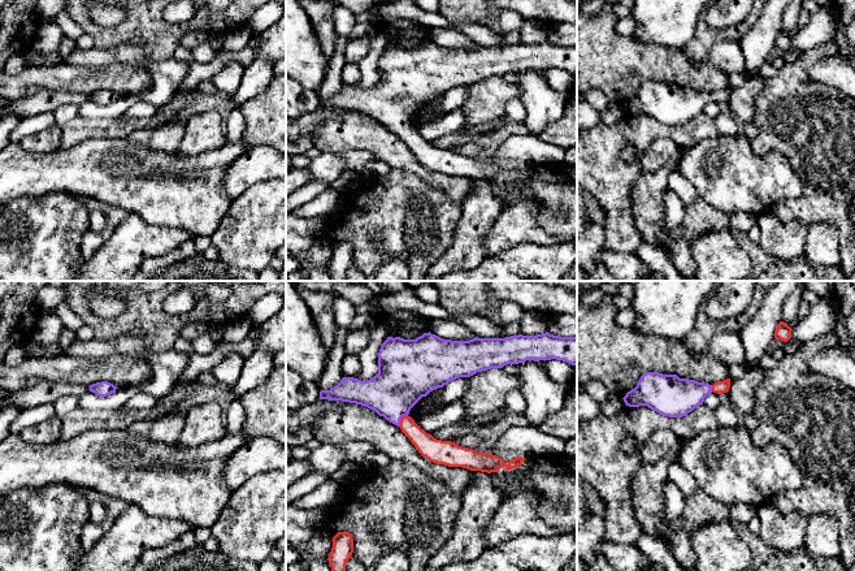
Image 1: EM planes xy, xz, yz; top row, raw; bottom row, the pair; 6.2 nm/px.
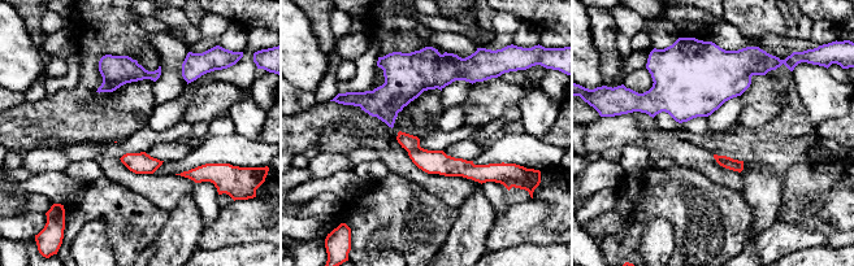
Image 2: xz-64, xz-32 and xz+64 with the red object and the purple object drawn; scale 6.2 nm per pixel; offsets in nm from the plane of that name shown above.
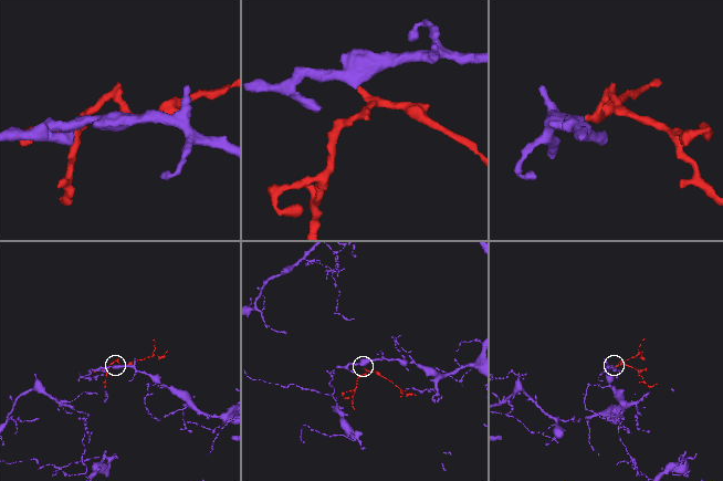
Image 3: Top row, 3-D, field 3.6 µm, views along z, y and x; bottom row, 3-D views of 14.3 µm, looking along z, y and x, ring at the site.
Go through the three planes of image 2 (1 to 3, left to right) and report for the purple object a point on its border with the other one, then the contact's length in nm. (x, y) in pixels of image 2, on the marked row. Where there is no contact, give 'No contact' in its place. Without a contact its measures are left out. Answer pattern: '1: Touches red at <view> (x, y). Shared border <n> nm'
1: No contact
2: No contact
3: No contact

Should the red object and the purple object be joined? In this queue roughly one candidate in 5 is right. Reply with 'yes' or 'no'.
yes

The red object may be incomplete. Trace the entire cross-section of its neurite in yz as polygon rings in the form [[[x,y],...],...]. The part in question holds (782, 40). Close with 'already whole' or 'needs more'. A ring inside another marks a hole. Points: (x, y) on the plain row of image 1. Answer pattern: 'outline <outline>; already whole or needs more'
outline [[[780,30],[774,39],[774,47],[787,51],[791,47],[791,39],[793,38],[786,31]]]; already whole

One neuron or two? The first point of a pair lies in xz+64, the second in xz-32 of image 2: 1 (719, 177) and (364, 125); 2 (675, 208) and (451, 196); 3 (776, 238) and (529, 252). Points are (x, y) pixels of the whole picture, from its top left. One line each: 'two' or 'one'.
1: two
2: two
3: two

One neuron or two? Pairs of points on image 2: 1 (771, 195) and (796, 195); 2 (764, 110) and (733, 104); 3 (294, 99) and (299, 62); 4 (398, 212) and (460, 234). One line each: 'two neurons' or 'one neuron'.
1: two neurons
2: two neurons
3: two neurons
4: two neurons

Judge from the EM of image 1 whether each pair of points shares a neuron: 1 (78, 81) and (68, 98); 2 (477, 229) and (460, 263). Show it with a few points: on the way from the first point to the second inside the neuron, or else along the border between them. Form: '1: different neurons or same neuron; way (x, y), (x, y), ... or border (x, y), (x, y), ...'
1: different neurons; border (40, 90), (72, 90), (87, 95)
2: same neuron; way (469, 237), (468, 249), (463, 255)

